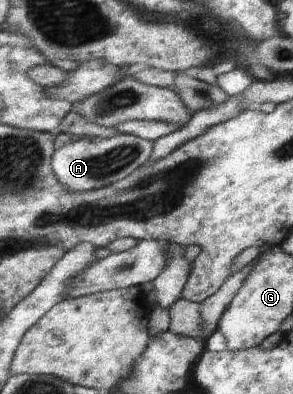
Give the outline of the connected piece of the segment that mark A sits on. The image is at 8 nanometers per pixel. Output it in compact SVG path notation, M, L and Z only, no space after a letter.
M126 133L110 138L80 138L53 152L51 170L58 182L73 193L96 190L126 178L146 164L152 149L153 142Z

